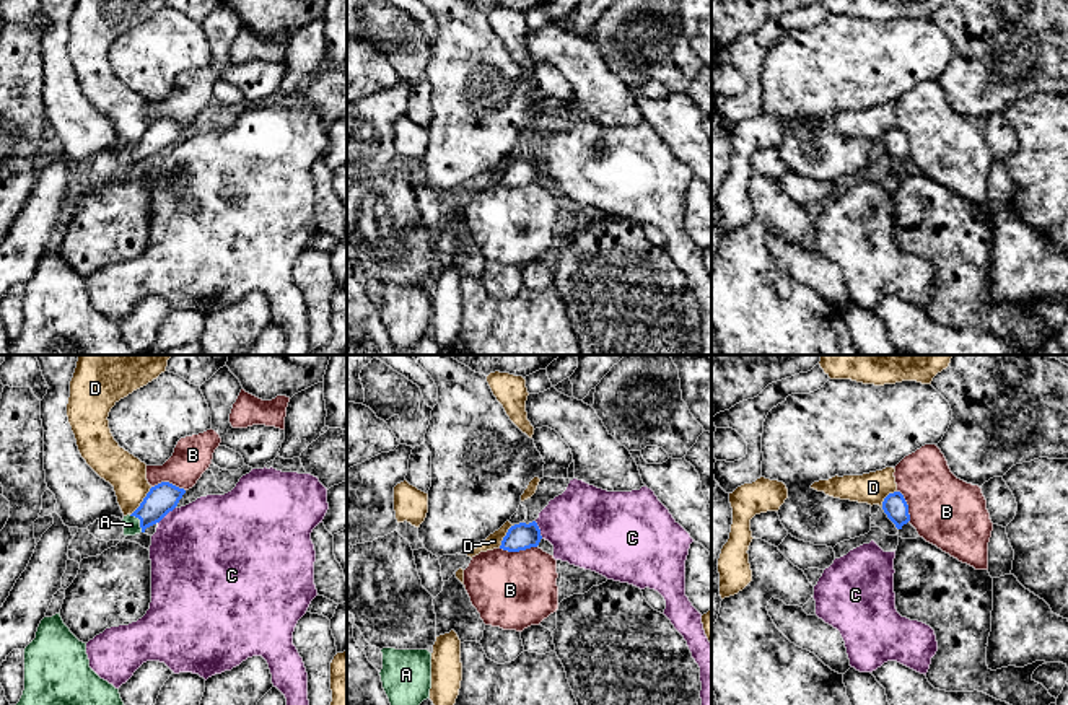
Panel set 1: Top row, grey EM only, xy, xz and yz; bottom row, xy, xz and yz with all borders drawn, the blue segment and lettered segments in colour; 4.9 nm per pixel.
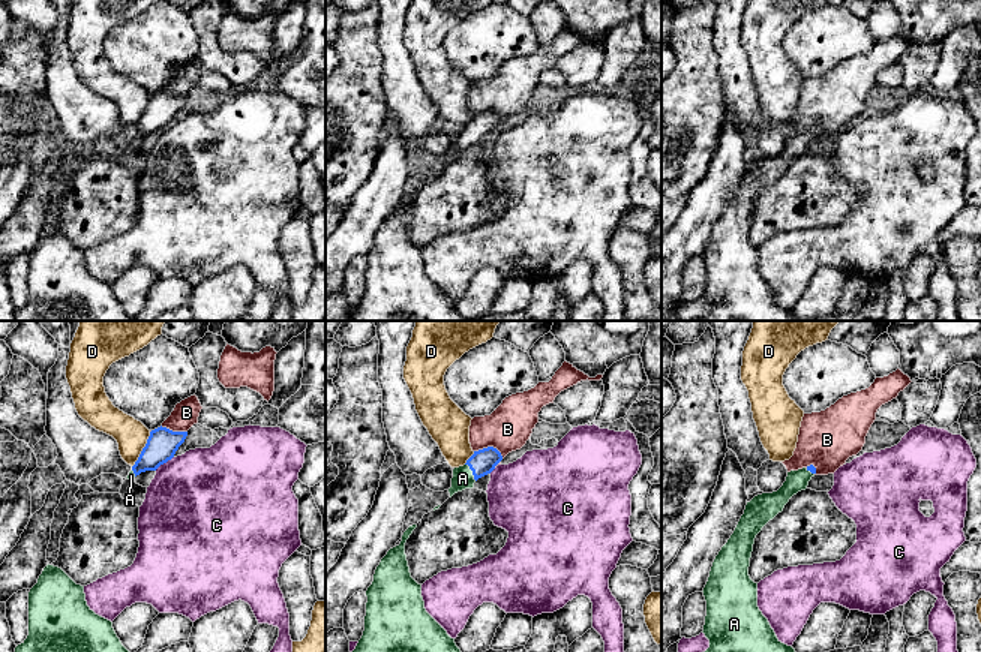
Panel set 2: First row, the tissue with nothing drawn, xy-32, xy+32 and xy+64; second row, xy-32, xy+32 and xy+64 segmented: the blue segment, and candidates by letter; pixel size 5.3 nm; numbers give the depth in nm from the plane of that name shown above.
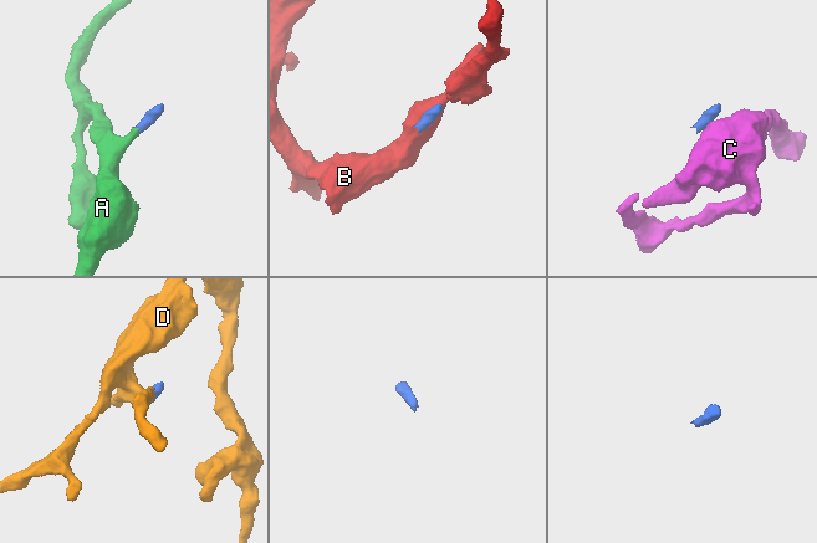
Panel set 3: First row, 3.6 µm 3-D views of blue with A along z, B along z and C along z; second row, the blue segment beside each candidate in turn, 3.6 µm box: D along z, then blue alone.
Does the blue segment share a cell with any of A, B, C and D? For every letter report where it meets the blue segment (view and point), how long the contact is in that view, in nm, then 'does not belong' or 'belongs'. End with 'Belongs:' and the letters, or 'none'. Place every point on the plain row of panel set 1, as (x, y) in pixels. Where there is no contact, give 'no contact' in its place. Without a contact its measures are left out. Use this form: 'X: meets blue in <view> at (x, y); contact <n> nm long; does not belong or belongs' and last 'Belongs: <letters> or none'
A: meets blue in xy at (140, 157); contact 110 nm long; belongs
B: meets blue in xz at (516, 186); contact 190 nm long; does not belong
C: meets blue in xy at (166, 148); contact 120 nm long; does not belong
D: meets blue in xy at (142, 137); contact 180 nm long; does not belong
Belongs: A

